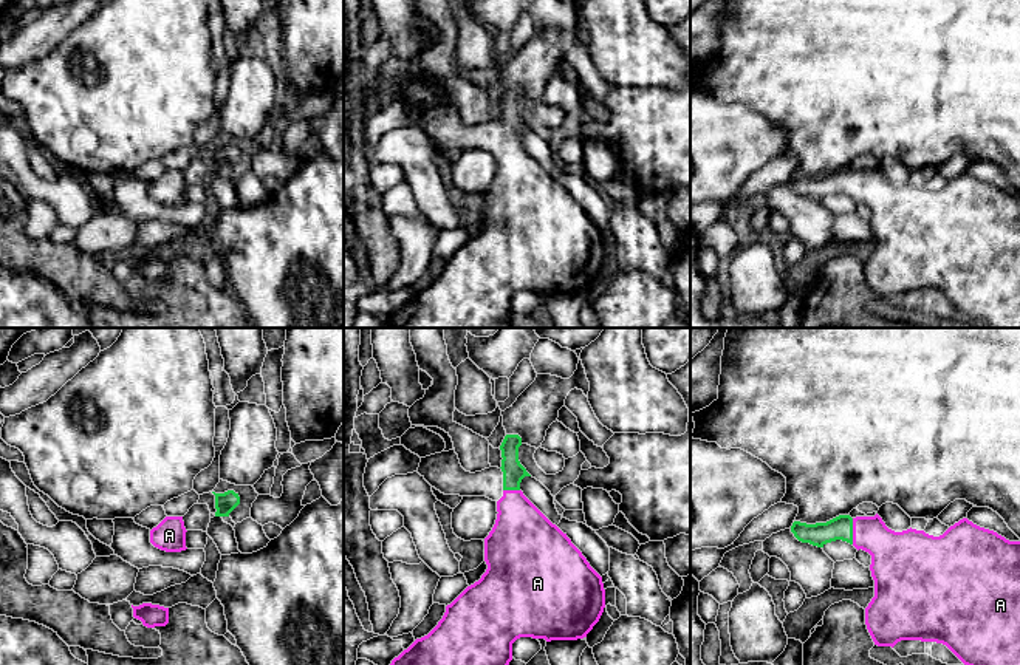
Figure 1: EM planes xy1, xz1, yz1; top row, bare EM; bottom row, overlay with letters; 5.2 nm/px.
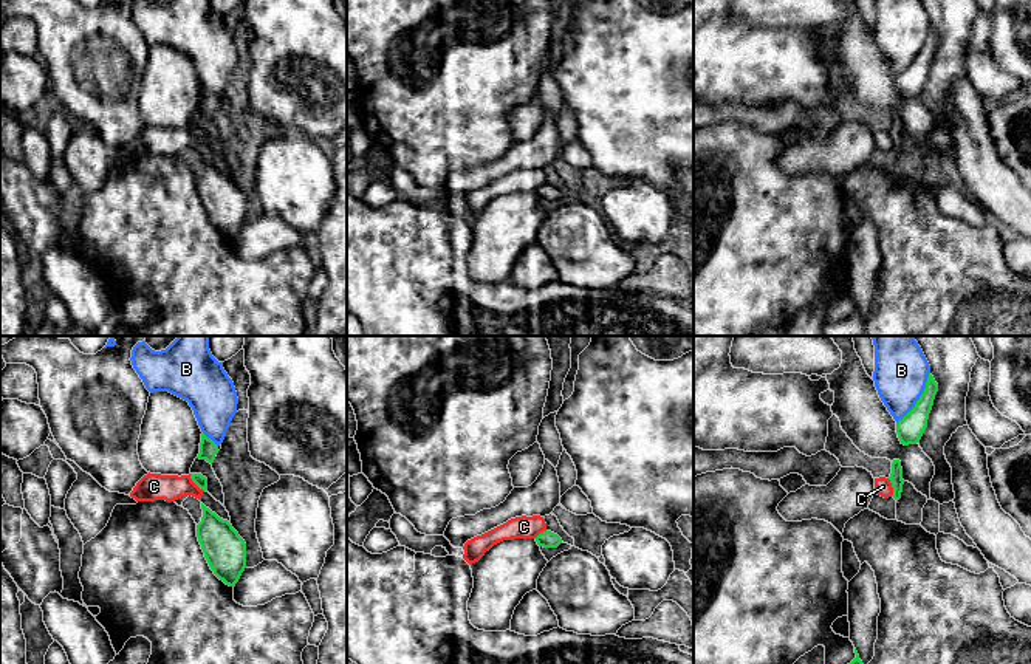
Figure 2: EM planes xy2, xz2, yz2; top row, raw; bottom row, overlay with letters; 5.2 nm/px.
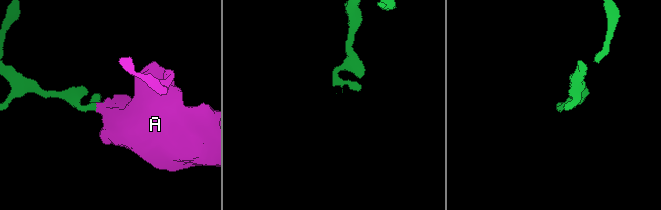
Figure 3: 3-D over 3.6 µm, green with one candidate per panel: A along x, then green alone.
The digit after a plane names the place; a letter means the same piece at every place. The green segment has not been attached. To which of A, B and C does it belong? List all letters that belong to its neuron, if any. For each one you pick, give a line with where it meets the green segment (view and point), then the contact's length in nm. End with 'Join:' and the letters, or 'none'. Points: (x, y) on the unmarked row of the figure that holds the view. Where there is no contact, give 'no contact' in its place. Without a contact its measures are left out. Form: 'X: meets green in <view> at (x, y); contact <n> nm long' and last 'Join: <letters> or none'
A: meets green in yz1 at (852, 184); contact 140 nm long
Join: A

